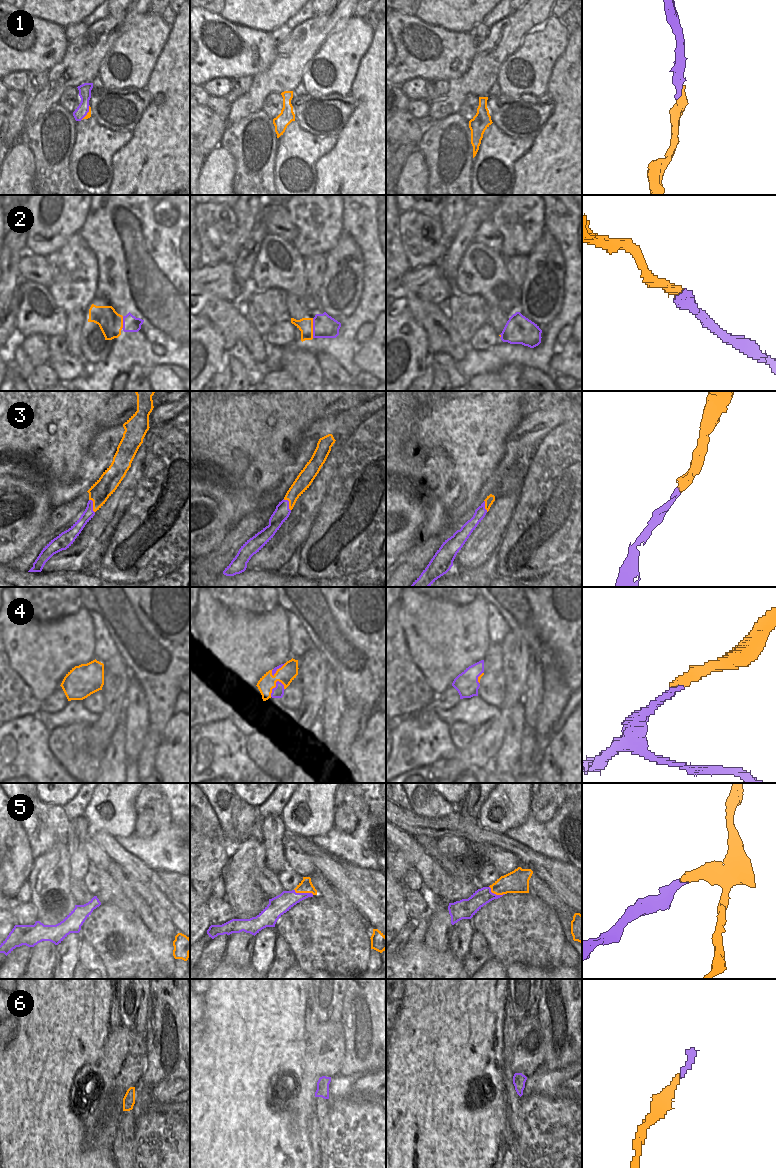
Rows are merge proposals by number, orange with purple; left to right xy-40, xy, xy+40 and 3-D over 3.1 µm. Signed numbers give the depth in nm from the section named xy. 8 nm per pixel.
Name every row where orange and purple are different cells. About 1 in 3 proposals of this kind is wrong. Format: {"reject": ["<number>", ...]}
{"reject": ["5"]}

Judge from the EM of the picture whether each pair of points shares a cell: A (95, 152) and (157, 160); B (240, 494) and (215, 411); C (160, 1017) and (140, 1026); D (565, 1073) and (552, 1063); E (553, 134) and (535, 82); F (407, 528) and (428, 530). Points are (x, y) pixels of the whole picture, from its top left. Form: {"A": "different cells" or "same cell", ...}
{"A": "different cells", "B": "different cells", "C": "different cells", "D": "different cells", "E": "different cells", "F": "different cells"}

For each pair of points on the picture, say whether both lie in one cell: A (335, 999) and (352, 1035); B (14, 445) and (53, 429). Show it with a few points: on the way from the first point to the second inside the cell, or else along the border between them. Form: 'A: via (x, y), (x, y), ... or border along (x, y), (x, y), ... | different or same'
A: border along (346, 989), (340, 1020) | different
B: via (26, 435), (50, 435) | same

